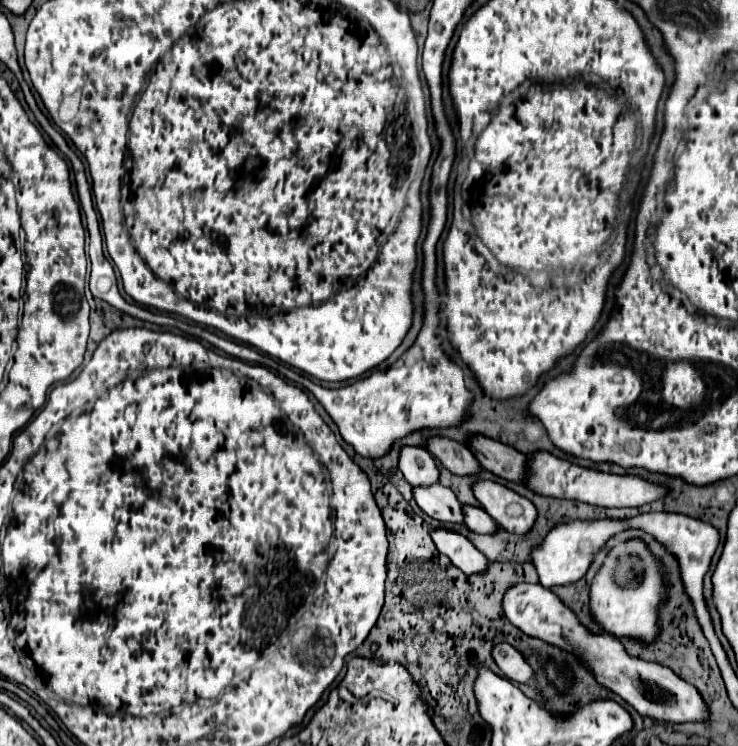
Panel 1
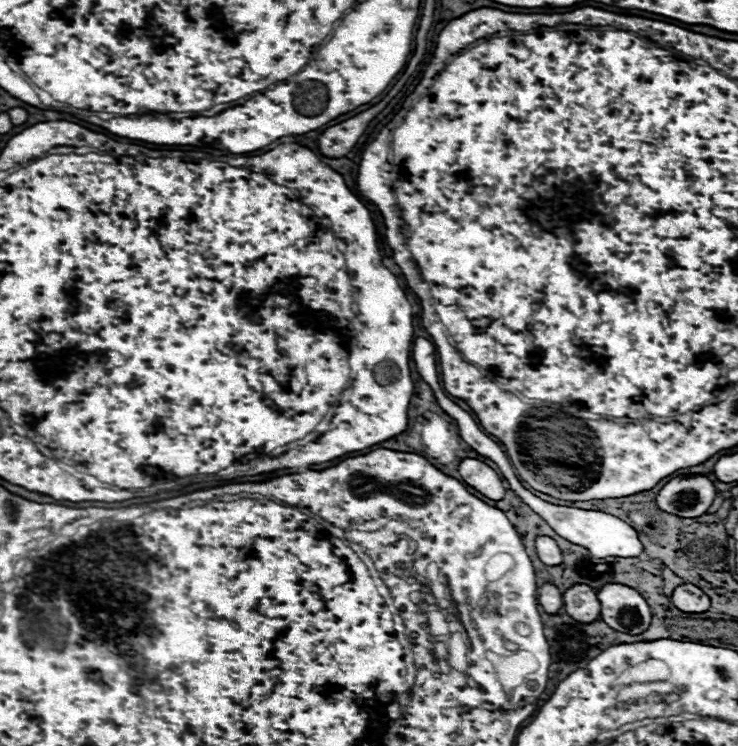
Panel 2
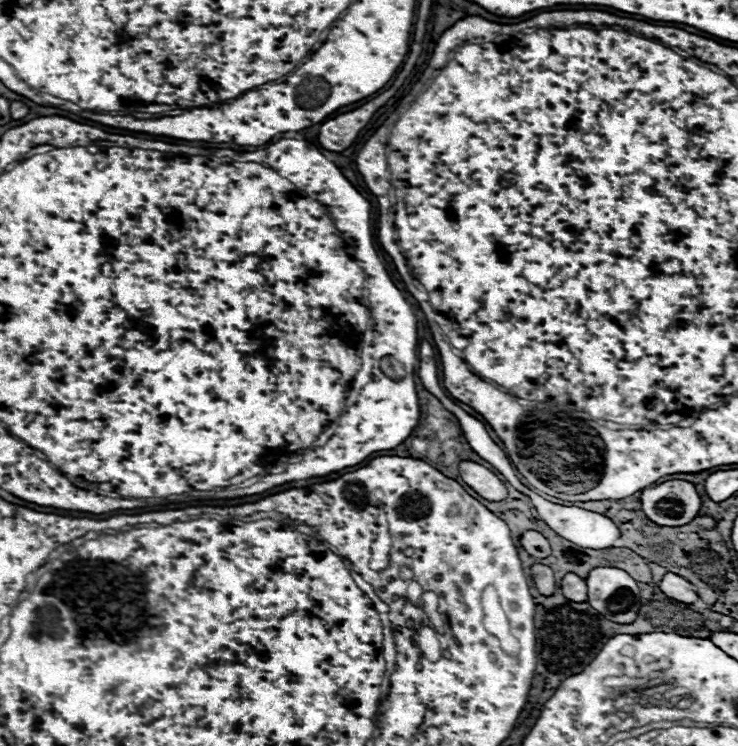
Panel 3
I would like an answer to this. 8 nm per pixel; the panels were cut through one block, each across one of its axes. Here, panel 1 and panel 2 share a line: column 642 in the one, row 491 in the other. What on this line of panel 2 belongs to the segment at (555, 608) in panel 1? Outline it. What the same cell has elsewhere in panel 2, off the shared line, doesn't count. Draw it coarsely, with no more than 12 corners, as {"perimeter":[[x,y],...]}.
{"perimeter":[[676,476],[656,504],[680,518],[706,514],[714,482]]}

